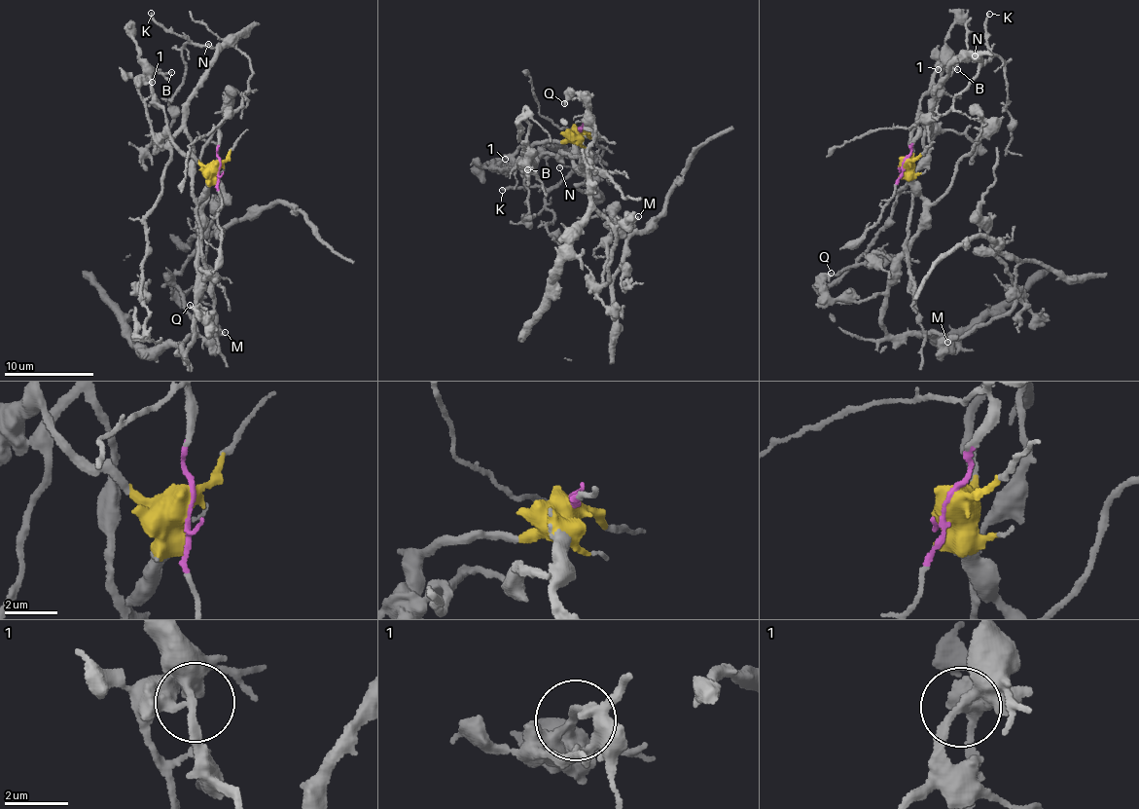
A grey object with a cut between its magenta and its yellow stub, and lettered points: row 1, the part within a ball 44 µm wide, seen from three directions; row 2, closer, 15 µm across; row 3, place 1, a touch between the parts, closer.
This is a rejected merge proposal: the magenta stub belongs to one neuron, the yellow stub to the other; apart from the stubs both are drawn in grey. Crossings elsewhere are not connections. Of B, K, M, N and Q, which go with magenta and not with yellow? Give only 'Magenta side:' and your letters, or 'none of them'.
Magenta side: K, N

